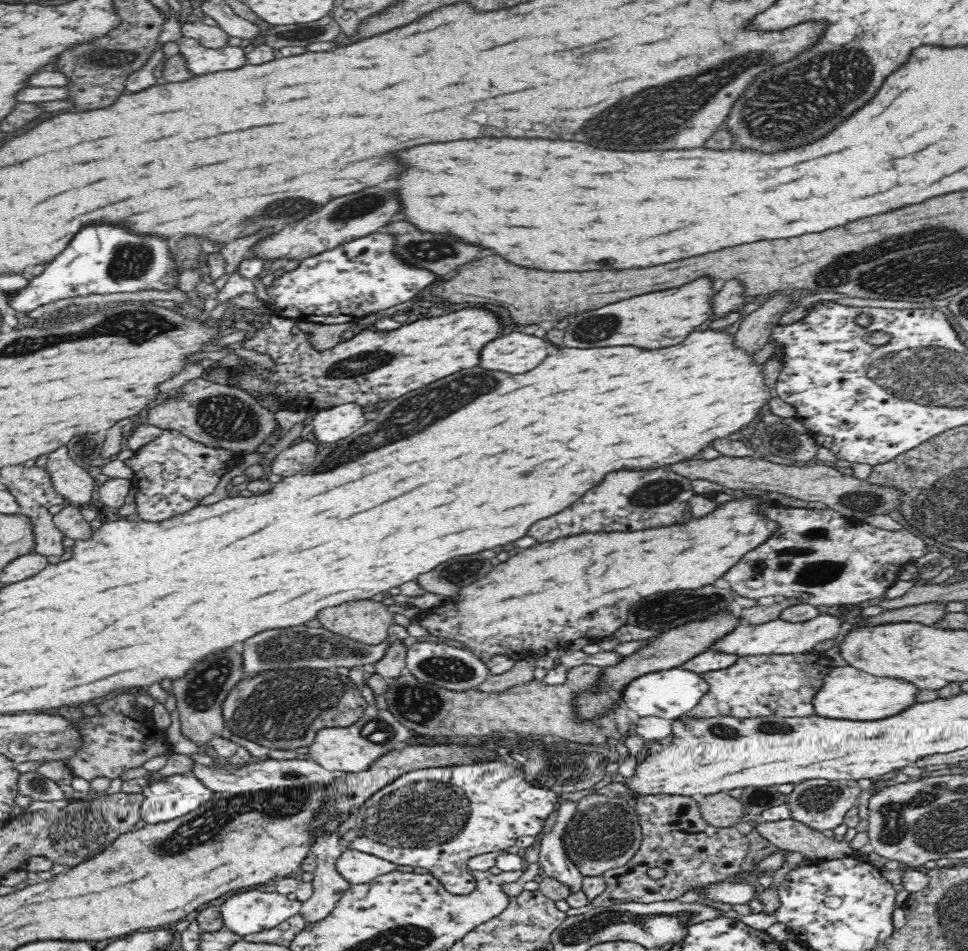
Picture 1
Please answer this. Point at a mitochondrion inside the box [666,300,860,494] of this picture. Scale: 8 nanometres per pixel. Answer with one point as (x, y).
(777, 438)

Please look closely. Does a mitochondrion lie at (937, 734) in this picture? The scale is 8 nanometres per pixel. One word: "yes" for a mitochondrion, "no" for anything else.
no

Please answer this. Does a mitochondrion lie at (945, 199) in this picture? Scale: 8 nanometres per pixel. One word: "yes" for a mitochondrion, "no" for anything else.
no

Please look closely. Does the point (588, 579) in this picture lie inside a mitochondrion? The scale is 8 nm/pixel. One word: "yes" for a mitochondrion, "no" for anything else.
no

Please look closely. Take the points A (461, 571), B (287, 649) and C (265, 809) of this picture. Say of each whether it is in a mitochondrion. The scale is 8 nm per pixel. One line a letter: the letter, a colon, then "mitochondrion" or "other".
A: mitochondrion
B: mitochondrion
C: mitochondrion

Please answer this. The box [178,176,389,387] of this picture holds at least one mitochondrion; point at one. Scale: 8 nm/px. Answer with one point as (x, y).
(287, 209)

